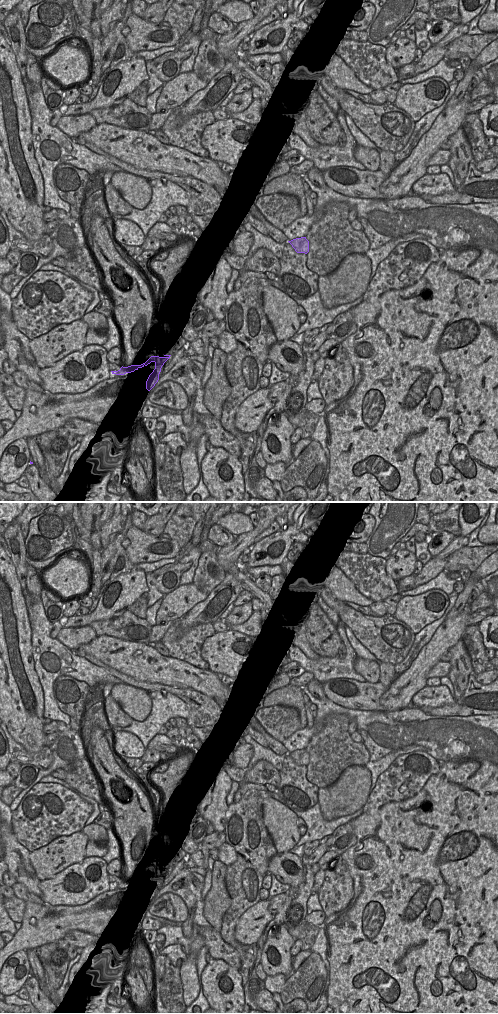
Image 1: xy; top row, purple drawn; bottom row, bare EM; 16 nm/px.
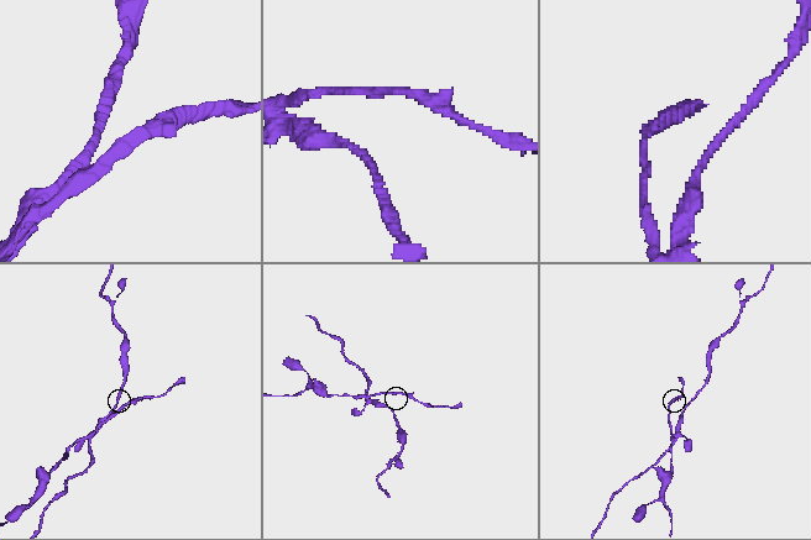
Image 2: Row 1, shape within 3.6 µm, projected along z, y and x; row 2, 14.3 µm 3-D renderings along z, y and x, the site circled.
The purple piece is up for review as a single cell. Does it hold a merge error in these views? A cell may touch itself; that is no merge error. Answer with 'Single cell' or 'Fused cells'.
Fused cells

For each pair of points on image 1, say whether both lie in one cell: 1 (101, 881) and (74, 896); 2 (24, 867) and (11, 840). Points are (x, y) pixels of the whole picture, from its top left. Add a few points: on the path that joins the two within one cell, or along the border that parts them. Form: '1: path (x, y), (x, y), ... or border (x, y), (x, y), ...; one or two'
1: path (94, 883), (91, 883), (81, 892); one
2: path (17, 860), (12, 847); one

